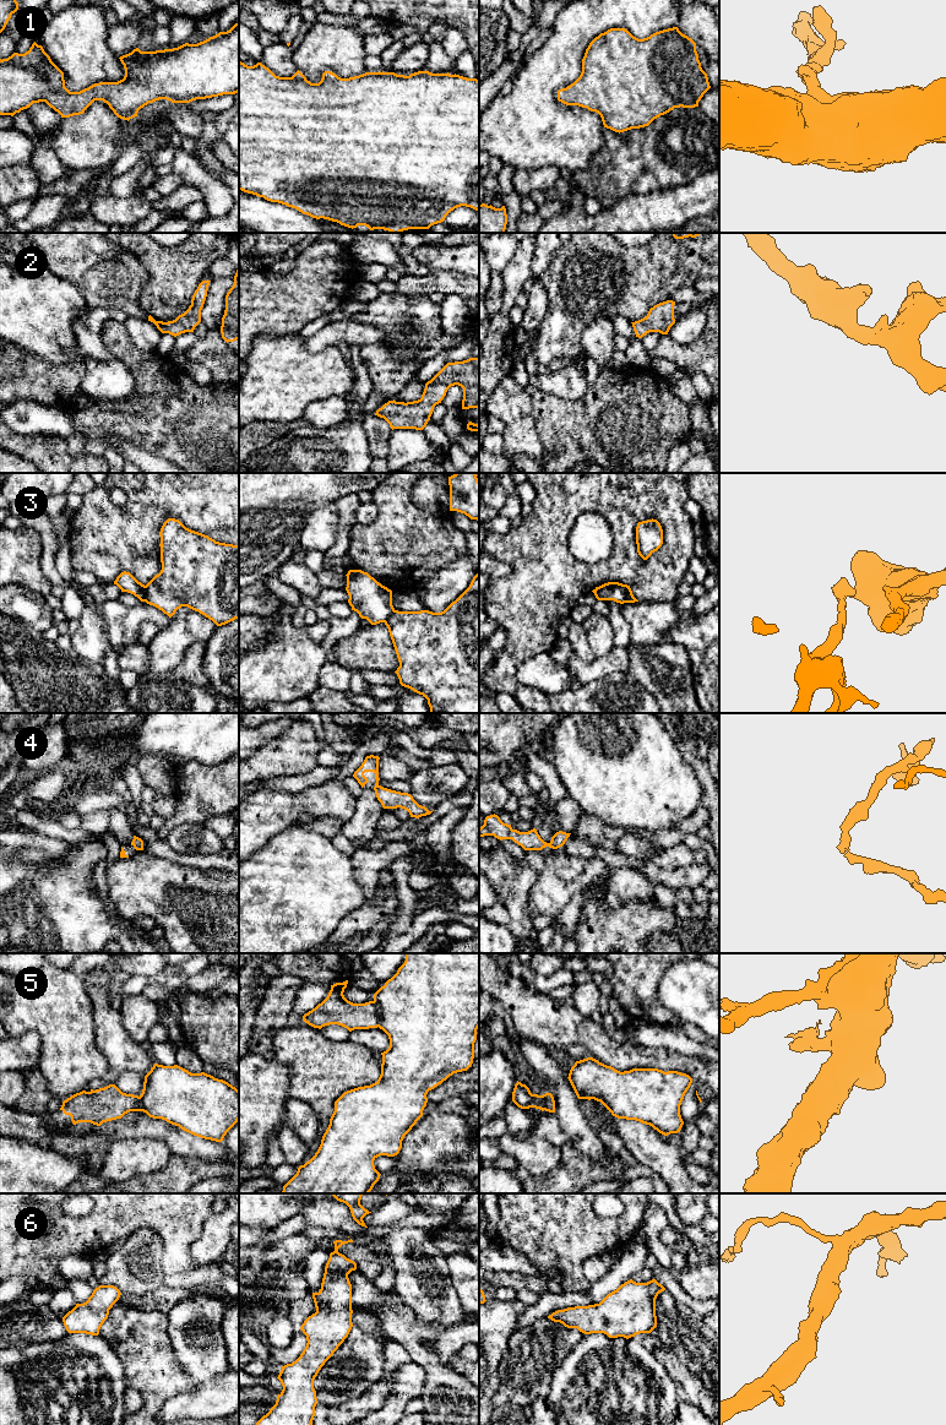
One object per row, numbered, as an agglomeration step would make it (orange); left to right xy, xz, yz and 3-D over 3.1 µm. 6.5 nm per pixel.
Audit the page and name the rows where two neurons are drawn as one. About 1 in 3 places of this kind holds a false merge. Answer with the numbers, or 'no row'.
3, 4, 5

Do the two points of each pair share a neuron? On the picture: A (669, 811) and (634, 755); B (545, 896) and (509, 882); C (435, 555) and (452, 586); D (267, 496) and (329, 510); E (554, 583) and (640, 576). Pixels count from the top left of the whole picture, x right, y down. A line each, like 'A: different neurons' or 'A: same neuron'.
A: same neuron
B: different neurons
C: different neurons
D: different neurons
E: same neuron

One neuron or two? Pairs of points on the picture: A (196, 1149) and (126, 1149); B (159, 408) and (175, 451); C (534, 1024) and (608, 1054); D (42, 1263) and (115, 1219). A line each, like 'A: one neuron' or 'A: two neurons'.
A: two neurons
B: one neuron
C: one neuron
D: one neuron

